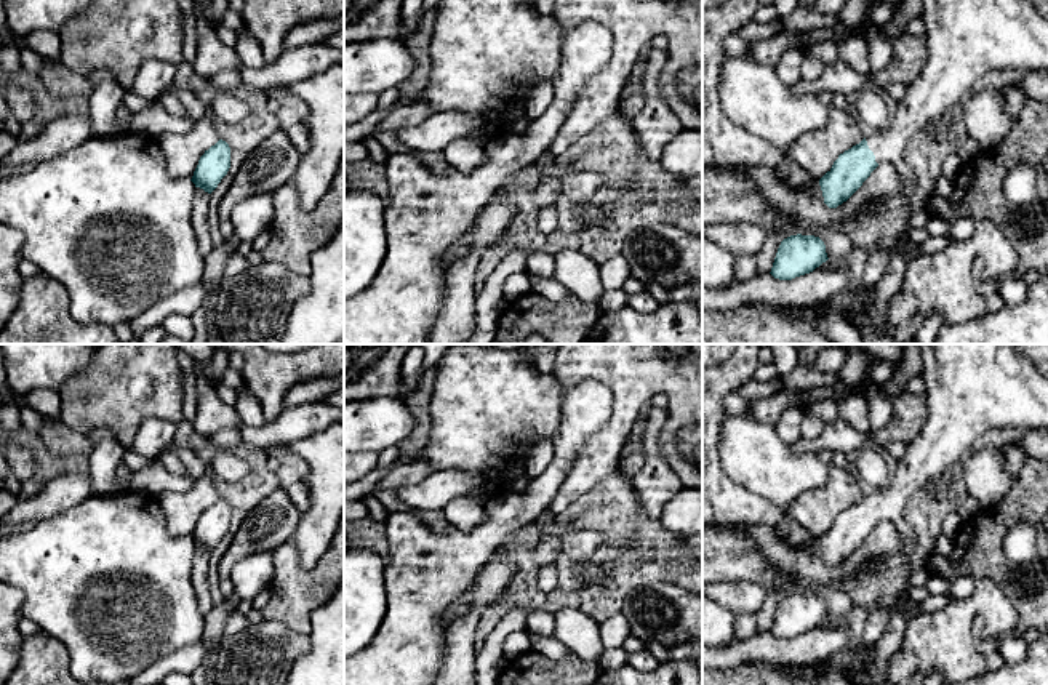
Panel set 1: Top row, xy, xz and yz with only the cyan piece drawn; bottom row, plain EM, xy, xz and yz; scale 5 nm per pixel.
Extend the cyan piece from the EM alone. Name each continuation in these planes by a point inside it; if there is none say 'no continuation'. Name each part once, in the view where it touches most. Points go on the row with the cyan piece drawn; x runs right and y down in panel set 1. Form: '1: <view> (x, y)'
1: yz (967, 40)

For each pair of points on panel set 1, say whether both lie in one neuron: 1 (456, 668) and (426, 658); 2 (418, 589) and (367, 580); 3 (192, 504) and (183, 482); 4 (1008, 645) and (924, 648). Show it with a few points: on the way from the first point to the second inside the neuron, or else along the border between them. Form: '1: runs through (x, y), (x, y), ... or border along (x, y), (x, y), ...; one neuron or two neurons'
1: border along (442, 624), (442, 664), (439, 668); two neurons
2: border along (386, 557), (386, 615), (381, 620); two neurons
3: border along (197, 479), (184, 492), (160, 492), (157, 495); two neurons
4: border along (997, 652), (1005, 661); two neurons

